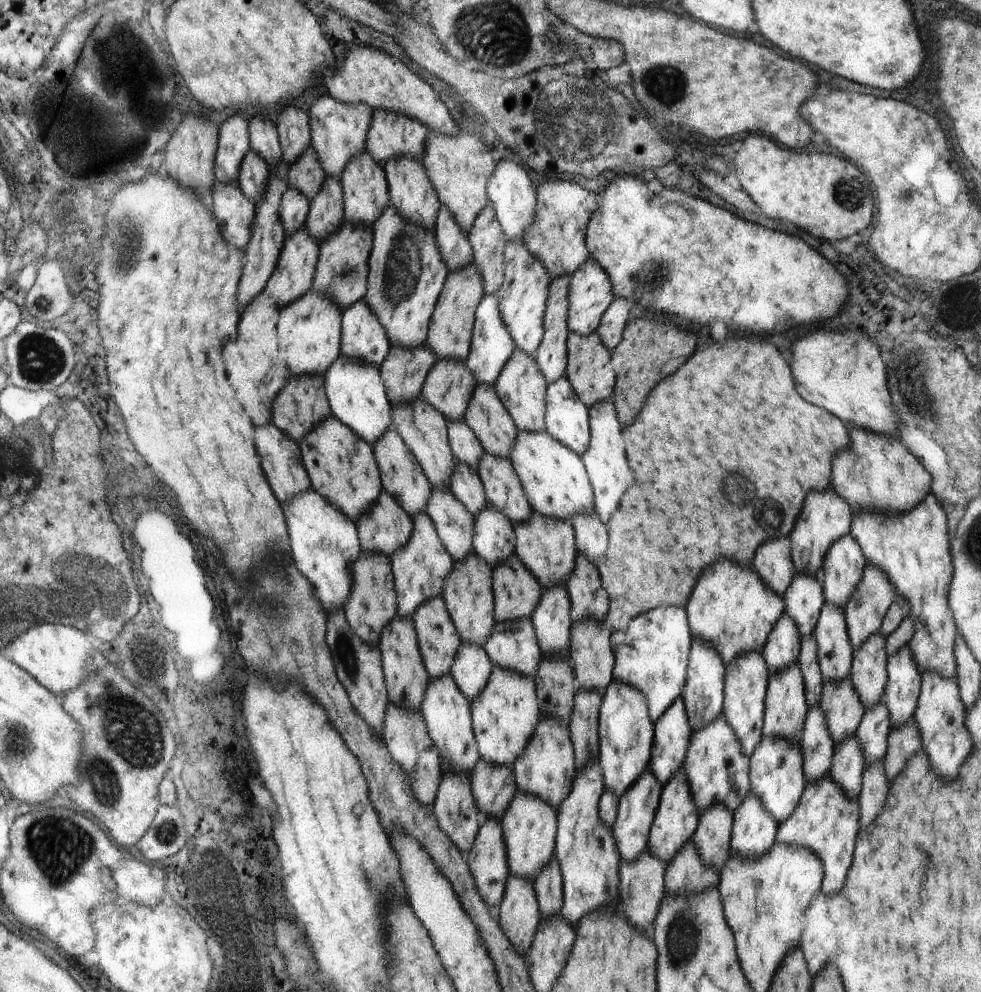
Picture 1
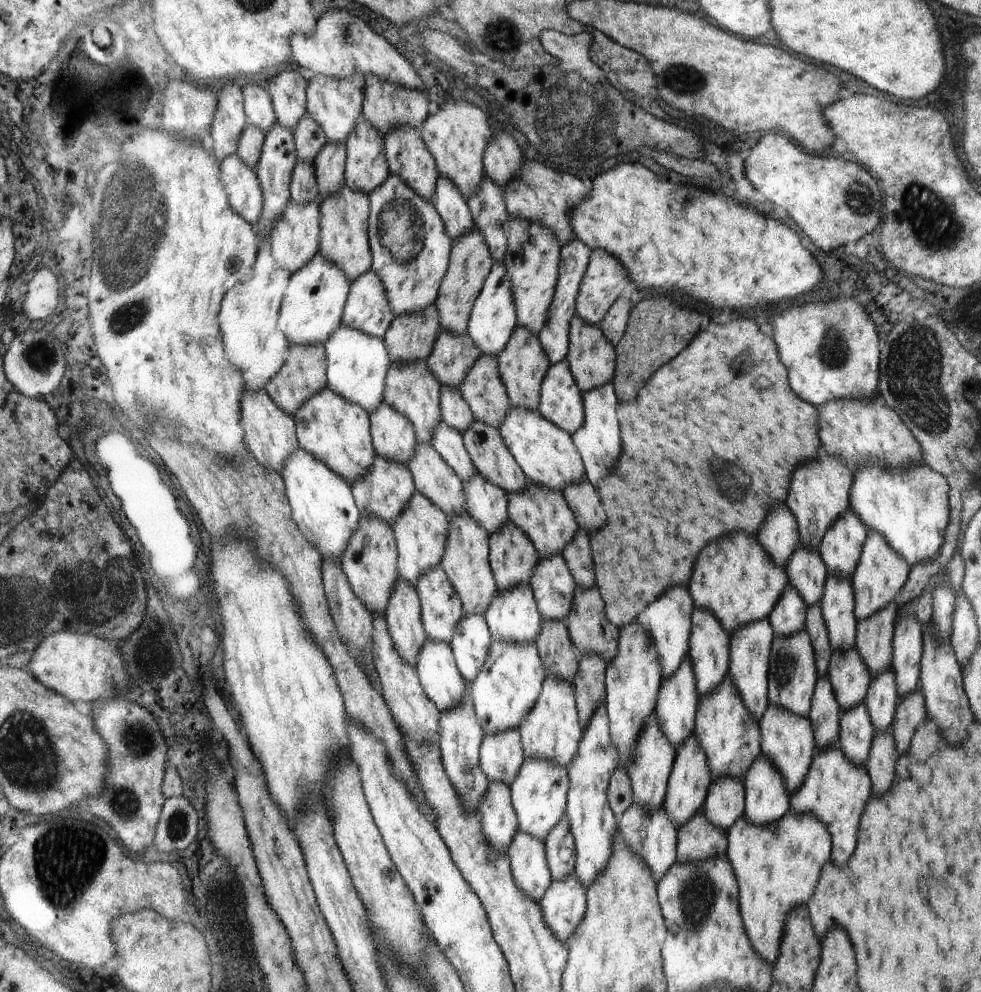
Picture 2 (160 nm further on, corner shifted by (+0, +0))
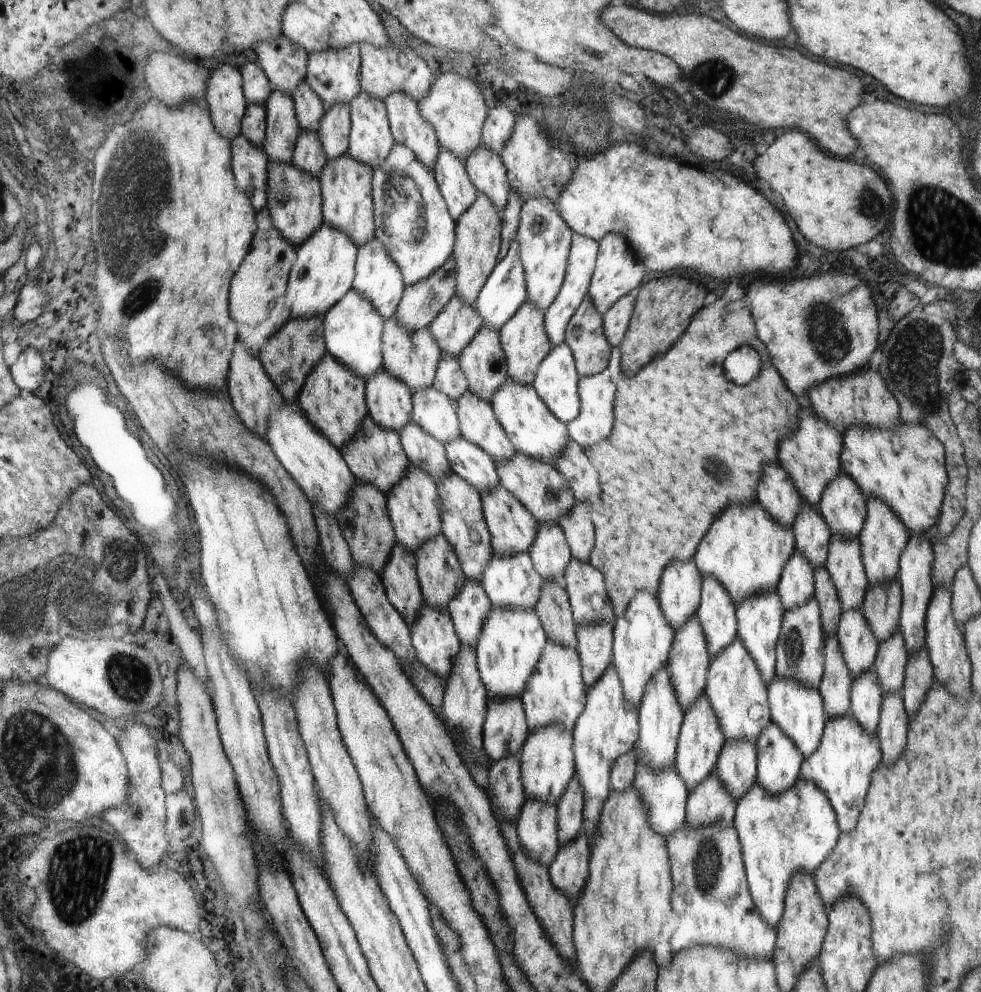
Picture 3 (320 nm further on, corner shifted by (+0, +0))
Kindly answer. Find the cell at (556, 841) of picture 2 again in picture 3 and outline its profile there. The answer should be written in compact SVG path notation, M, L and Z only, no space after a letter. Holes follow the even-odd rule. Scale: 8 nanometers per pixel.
M576 776L570 779L564 794L556 802L557 825L560 844L567 843L584 828L583 790Z

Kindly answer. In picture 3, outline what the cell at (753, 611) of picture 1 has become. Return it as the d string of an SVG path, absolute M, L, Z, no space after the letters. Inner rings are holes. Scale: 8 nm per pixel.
M757 498L744 506L736 504L736 508L728 508L728 512L712 524L712 532L708 532L708 540L700 544L694 562L706 578L712 575L720 580L738 605L760 591L776 590L782 569L795 548L793 526L779 523Z

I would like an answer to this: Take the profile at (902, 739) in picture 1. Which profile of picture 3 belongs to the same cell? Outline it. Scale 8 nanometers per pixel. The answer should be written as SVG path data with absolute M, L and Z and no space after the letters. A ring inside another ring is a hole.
M926 646L914 651L907 660L903 682L903 703L909 718L917 711L928 689L936 682L934 667Z

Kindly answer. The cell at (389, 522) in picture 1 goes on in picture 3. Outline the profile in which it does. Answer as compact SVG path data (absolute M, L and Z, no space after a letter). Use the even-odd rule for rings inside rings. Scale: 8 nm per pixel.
M370 414L364 419L356 438L346 447L341 448L340 453L346 458L347 465L350 466L356 481L375 485L385 495L392 492L409 474L410 458L407 457L406 450L403 448L402 438L392 430L380 428L372 421Z

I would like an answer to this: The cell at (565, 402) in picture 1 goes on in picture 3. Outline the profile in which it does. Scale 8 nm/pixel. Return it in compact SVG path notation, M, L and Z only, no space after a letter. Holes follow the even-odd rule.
M566 342L553 346L553 351L544 360L544 368L540 368L540 376L536 376L534 388L547 408L564 424L572 423L579 418L582 402L579 398L580 378L575 368L575 358Z

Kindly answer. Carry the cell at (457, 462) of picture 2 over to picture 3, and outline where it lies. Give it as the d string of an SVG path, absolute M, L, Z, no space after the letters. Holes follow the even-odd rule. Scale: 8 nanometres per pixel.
M434 384L422 390L416 390L412 396L412 421L419 425L429 436L435 437L443 445L460 436L456 404L446 394L436 390Z

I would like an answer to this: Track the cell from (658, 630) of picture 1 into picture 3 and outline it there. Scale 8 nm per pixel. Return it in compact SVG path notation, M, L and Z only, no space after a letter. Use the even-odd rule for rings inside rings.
M676 560L676 564L672 564L668 572L664 572L657 595L664 616L676 631L687 623L698 608L700 582L702 573L694 566L692 560L686 562Z

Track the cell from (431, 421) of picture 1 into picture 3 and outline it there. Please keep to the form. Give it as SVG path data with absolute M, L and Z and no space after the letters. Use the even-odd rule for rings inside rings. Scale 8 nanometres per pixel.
M395 316L383 324L383 371L406 384L410 392L428 388L435 383L435 374L442 362L443 351L428 328L420 332L408 332L400 326Z

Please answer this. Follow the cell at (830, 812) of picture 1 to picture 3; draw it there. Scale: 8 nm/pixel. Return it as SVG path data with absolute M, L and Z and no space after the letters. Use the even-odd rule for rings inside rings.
M848 712L844 716L827 719L827 724L823 730L823 738L818 750L802 761L800 779L809 780L811 783L816 784L817 787L824 789L824 792L827 792L827 795L831 799L831 805L835 809L836 816L838 817L839 830L842 834L844 832L852 832L854 826L858 824L859 816L863 810L864 801L868 792L868 786L870 786L872 772L882 762L882 758L882 745L876 733L868 732L857 721L857 718Z

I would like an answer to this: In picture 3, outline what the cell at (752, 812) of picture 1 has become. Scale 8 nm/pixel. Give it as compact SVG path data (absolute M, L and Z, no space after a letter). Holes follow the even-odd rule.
M771 720L762 729L755 743L757 746L756 781L771 793L788 790L788 787L800 778L801 764L805 759L795 742Z

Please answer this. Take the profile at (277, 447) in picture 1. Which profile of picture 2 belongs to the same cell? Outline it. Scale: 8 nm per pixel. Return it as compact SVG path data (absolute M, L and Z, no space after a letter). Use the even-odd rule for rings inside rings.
M244 390L244 432L248 432L250 454L262 465L273 471L281 472L286 467L286 458L298 446L298 429L294 416L279 407L265 391Z

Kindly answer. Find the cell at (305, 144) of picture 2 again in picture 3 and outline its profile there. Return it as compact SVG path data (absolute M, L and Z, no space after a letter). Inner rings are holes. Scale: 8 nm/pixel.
M305 80L294 87L290 95L295 103L295 113L302 132L318 132L326 109L323 100Z

